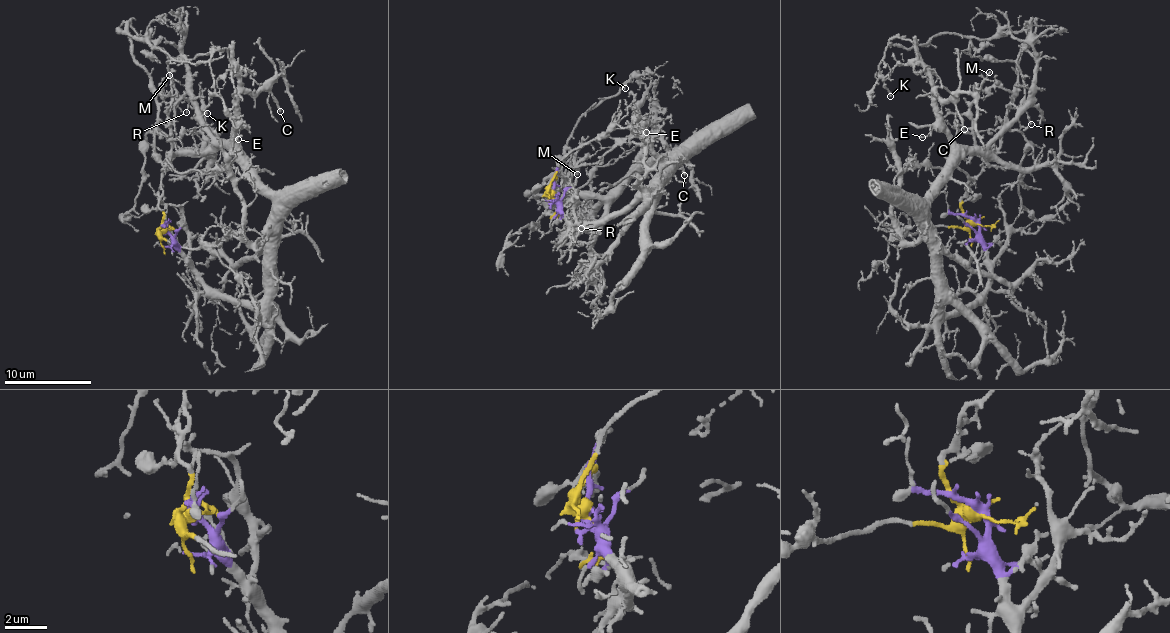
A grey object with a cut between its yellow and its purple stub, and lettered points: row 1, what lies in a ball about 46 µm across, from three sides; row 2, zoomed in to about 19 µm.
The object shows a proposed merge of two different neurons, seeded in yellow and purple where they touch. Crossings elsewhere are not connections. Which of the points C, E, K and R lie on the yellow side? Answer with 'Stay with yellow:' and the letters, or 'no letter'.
Stay with yellow: K, R

